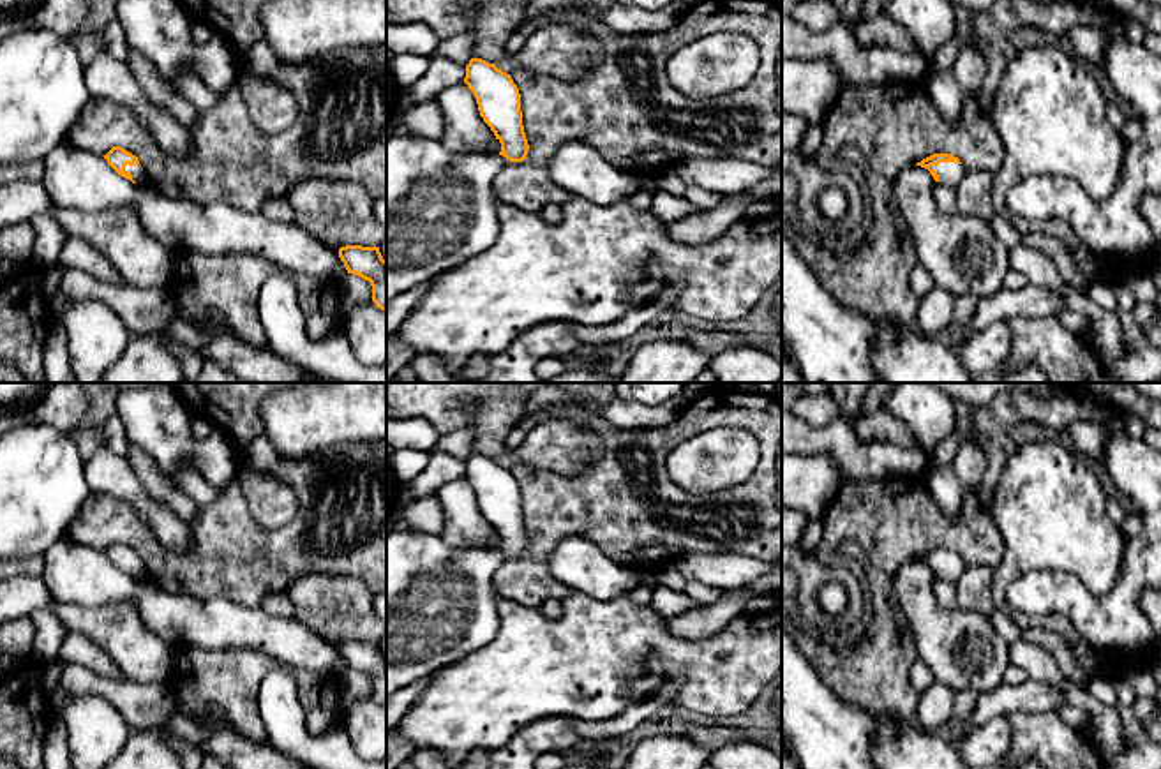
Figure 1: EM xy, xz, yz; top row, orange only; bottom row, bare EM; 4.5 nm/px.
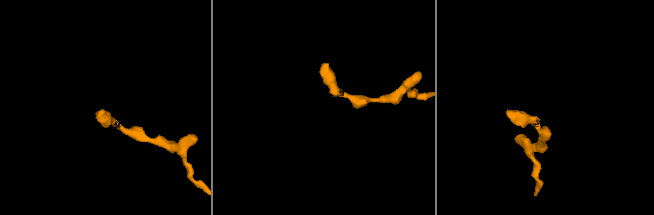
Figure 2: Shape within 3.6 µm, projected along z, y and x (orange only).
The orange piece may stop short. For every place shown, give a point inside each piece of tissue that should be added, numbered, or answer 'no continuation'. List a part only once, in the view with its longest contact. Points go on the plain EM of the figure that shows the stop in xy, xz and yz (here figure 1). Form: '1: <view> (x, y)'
1: yz (950, 568)

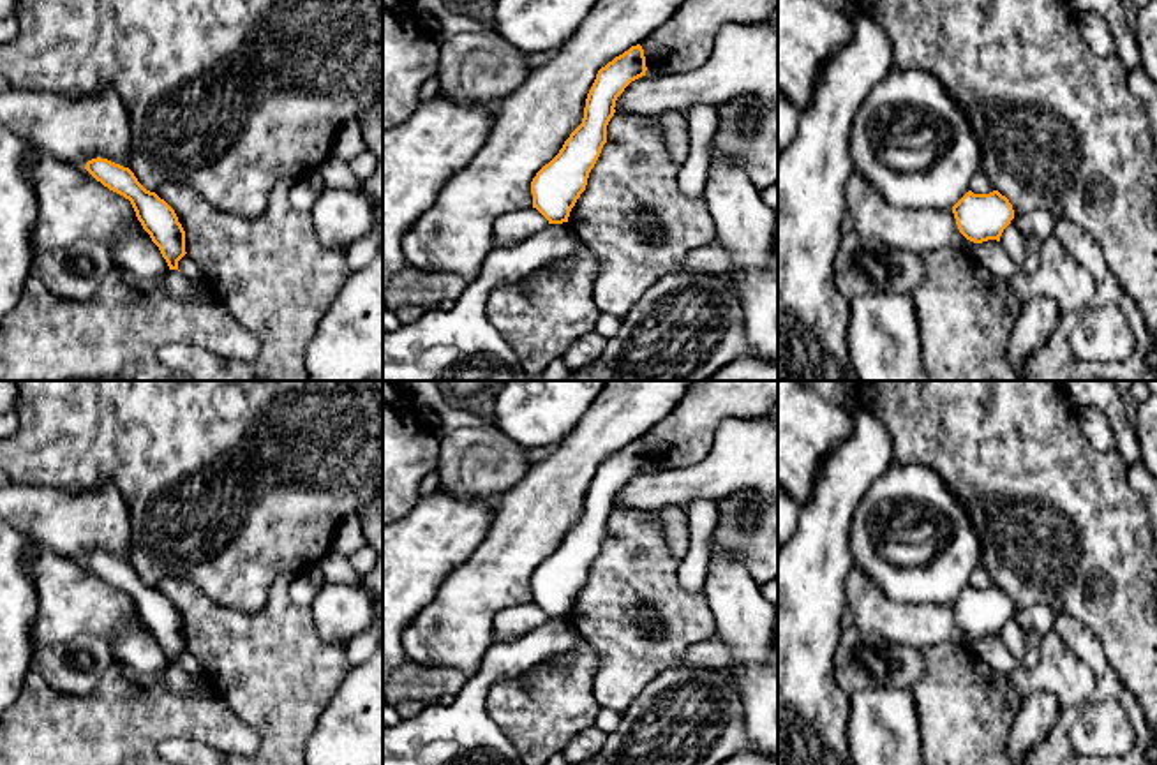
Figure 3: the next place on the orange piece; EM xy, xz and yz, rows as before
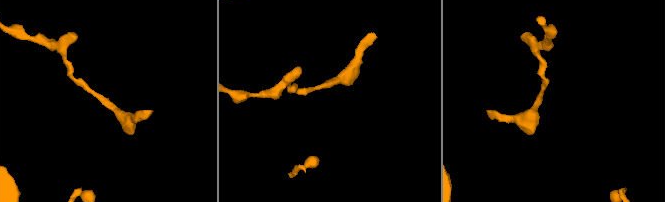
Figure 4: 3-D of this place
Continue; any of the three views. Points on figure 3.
no continuation

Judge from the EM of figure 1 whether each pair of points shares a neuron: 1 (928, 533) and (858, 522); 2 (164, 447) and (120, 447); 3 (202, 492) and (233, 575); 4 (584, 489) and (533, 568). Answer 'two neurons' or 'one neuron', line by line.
1: one neuron
2: two neurons
3: two neurons
4: one neuron

